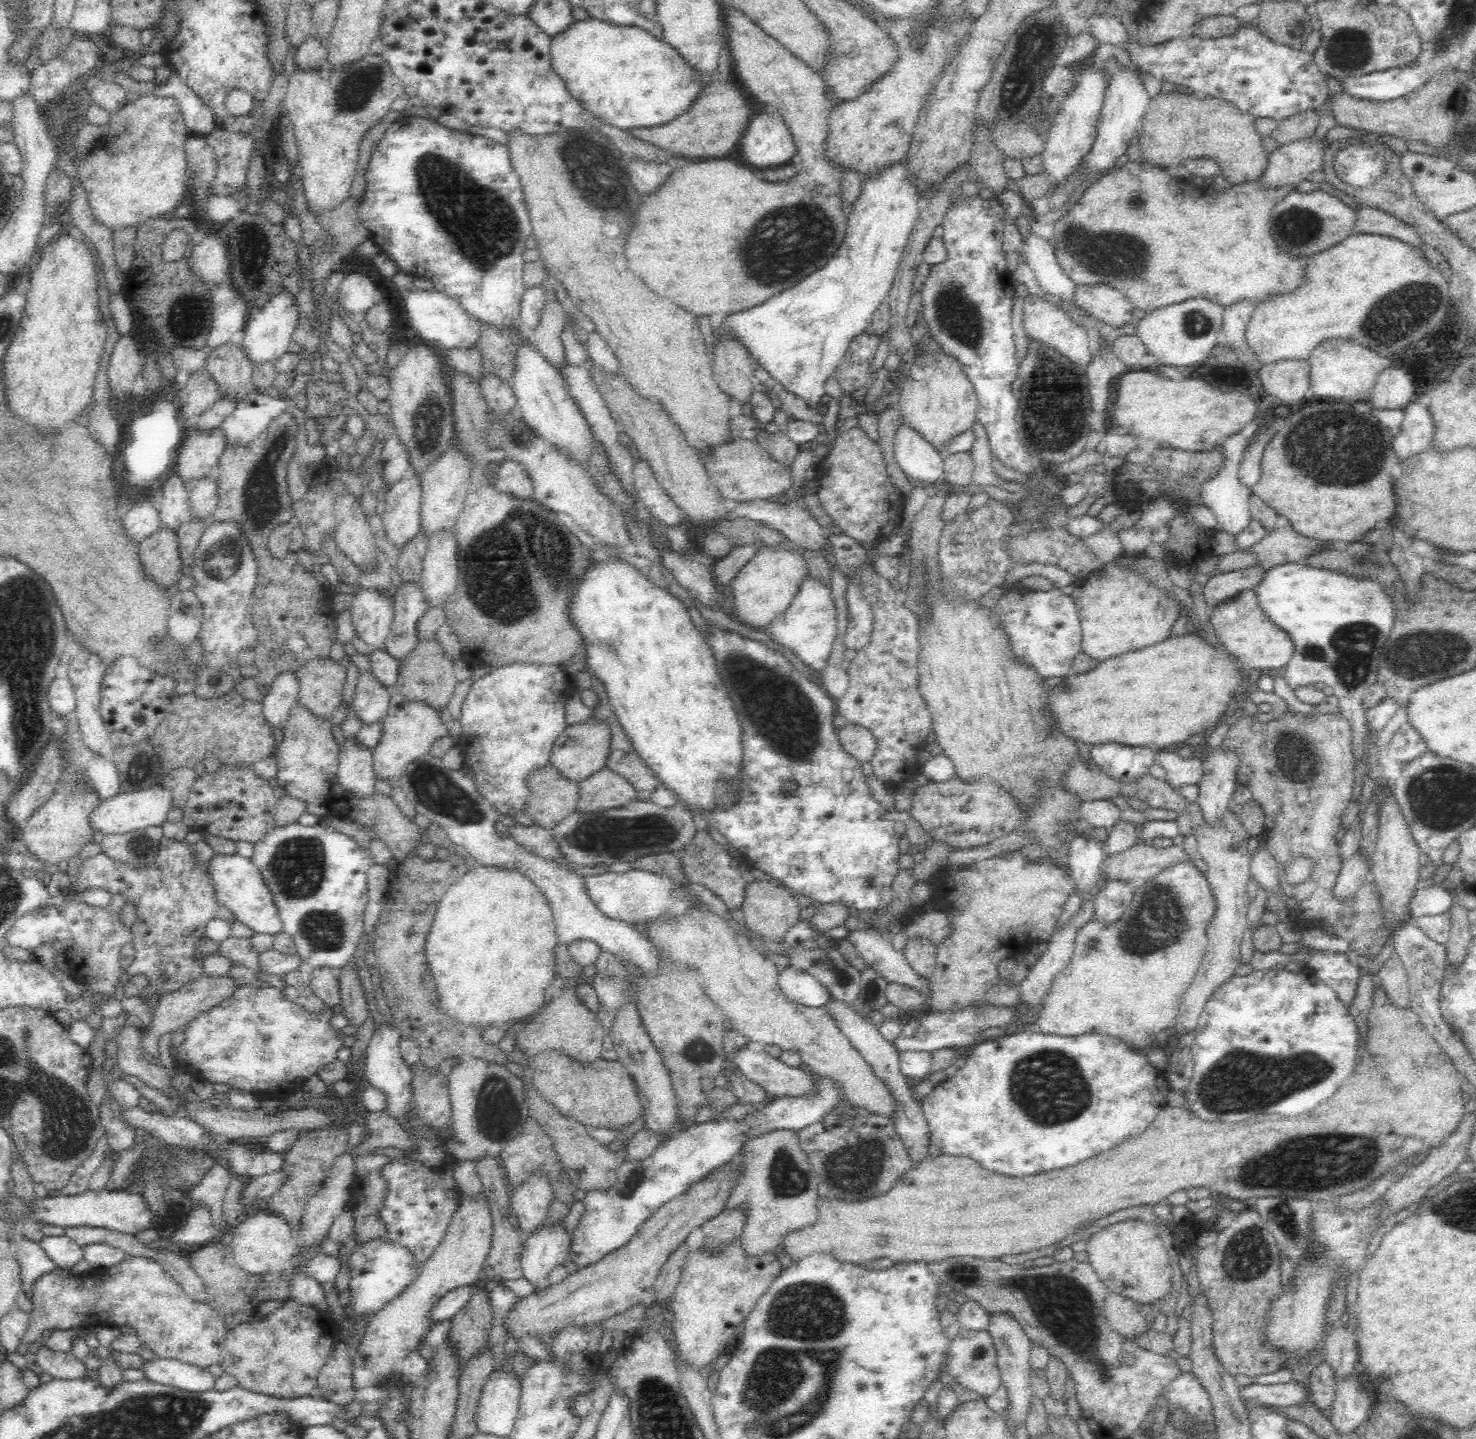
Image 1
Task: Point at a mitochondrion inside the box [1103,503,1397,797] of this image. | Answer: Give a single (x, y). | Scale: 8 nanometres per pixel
(1354, 647)

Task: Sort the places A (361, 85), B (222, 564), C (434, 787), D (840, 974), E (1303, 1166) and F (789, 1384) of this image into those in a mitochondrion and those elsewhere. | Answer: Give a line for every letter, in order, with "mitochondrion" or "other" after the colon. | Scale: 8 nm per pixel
A: mitochondrion
B: mitochondrion
C: mitochondrion
D: mitochondrion
E: mitochondrion
F: mitochondrion

